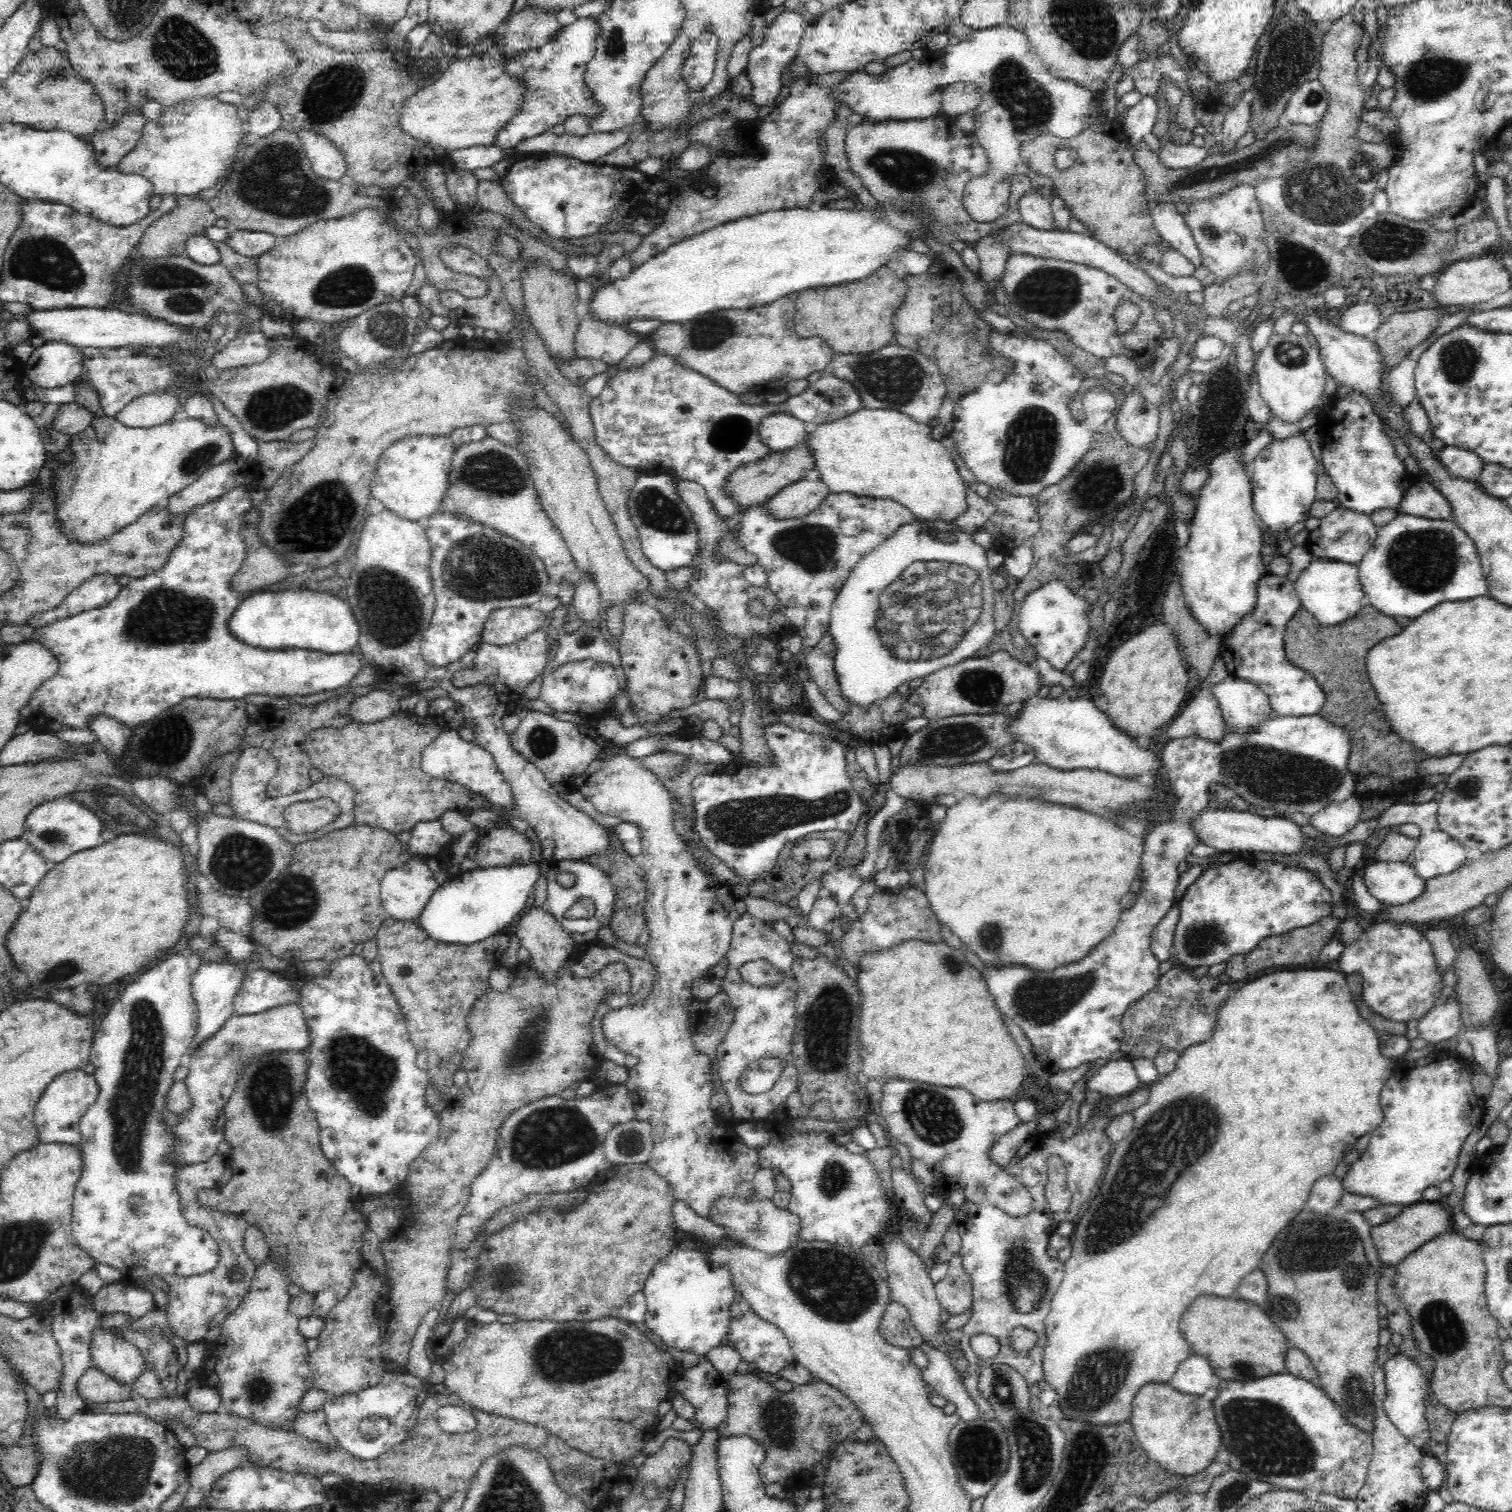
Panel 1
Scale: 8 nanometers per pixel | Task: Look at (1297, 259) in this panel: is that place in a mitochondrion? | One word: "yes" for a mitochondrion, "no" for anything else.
yes

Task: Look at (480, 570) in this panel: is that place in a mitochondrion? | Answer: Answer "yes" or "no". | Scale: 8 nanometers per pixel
yes

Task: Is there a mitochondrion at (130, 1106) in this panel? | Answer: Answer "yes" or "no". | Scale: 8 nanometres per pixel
yes

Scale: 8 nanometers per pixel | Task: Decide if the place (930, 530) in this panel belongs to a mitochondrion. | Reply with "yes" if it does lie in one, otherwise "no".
no

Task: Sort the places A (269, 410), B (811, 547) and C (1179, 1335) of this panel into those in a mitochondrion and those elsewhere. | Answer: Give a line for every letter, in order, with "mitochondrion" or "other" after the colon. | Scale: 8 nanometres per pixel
A: mitochondrion
B: mitochondrion
C: other

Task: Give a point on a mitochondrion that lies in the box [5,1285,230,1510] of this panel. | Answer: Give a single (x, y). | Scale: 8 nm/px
(116, 1478)

